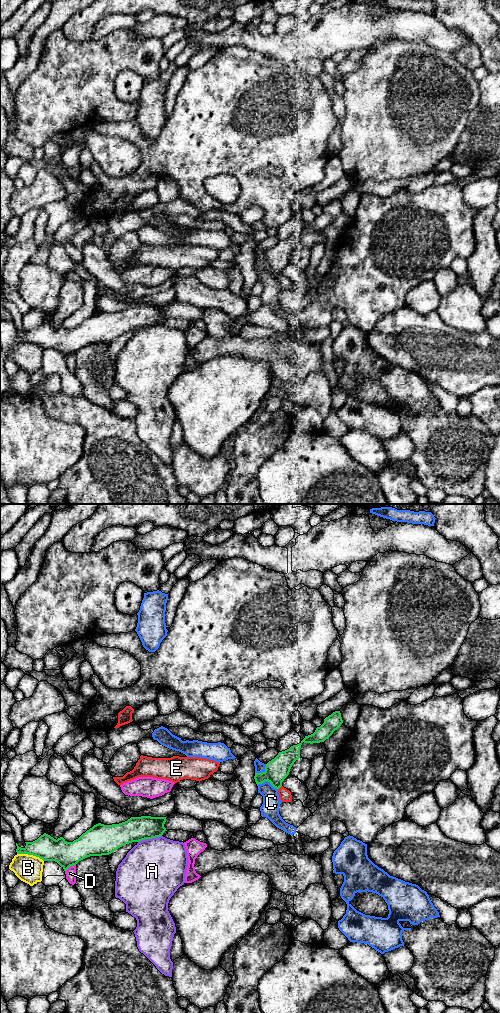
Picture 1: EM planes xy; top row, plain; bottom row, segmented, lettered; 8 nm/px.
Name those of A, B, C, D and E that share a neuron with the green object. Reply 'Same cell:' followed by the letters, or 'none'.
Same cell: none

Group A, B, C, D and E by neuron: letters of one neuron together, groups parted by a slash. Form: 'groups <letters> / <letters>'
groups A / B / C / D / E

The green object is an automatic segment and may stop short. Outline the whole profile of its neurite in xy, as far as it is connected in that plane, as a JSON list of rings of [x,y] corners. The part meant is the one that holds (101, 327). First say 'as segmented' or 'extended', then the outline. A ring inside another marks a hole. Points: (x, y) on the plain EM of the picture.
as segmented | [[[141,304],[131,305],[119,312],[104,313],[98,311],[73,330],[67,330],[63,325],[56,328],[44,321],[33,330],[25,330],[26,334],[24,336],[19,335],[16,331],[16,340],[17,342],[33,343],[43,349],[55,349],[66,359],[70,354],[76,353],[87,345],[109,343],[126,332],[160,325],[167,319],[164,315],[165,310],[166,305]]]

